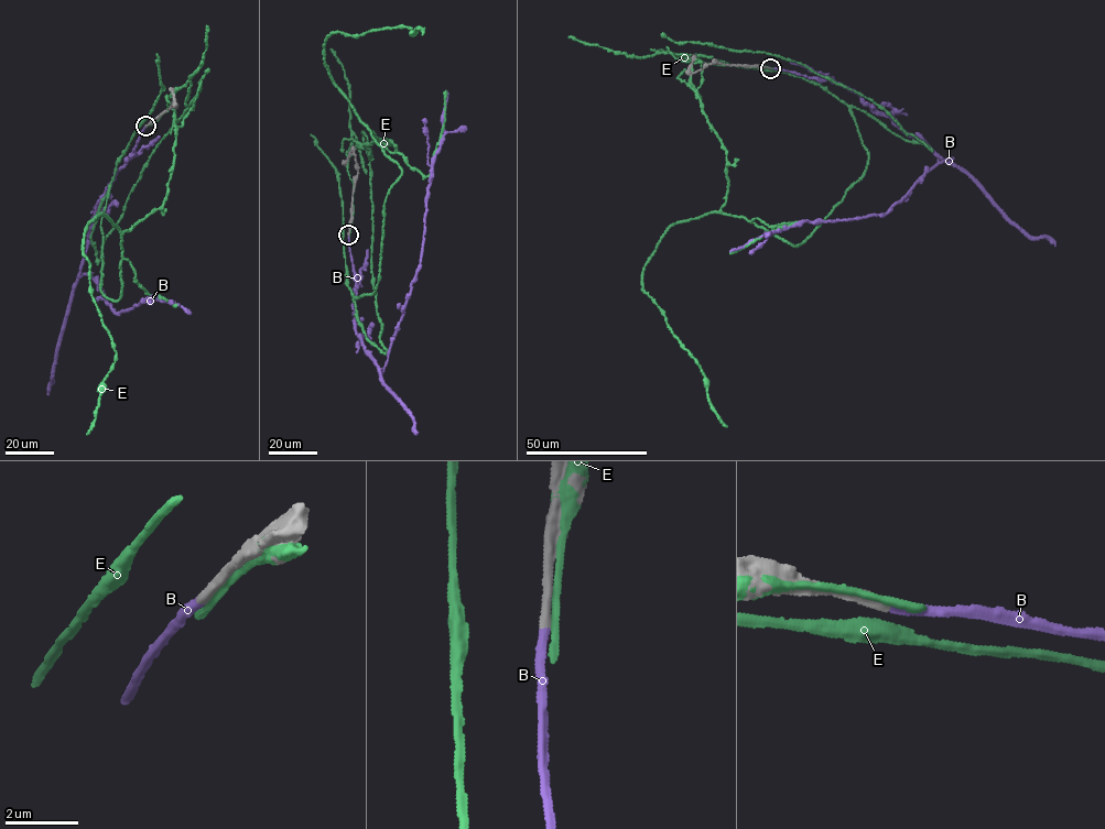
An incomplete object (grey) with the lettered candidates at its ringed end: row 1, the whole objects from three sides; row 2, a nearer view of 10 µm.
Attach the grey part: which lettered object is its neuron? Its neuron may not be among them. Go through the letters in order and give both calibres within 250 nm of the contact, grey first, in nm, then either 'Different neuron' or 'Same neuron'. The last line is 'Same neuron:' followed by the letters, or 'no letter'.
B: Thickness 280 nm (grey) against 240 nm. Same neuron
E: Thickness 320 nm (grey) against 180 nm. Different neuron
Same neuron: B

